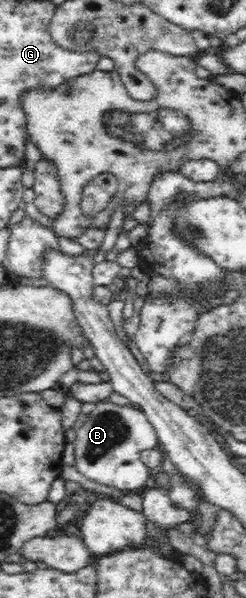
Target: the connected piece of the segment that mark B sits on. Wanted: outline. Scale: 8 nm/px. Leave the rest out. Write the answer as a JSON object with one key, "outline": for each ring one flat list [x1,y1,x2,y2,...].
{"outline":[[107,400,96,403,95,409,80,419,70,438,74,442,77,469,79,473,90,480,121,491,148,487,152,473,141,461,140,453,148,449,158,448,158,435,144,411,140,408,134,408,134,404,129,402,125,405,118,405]]}

